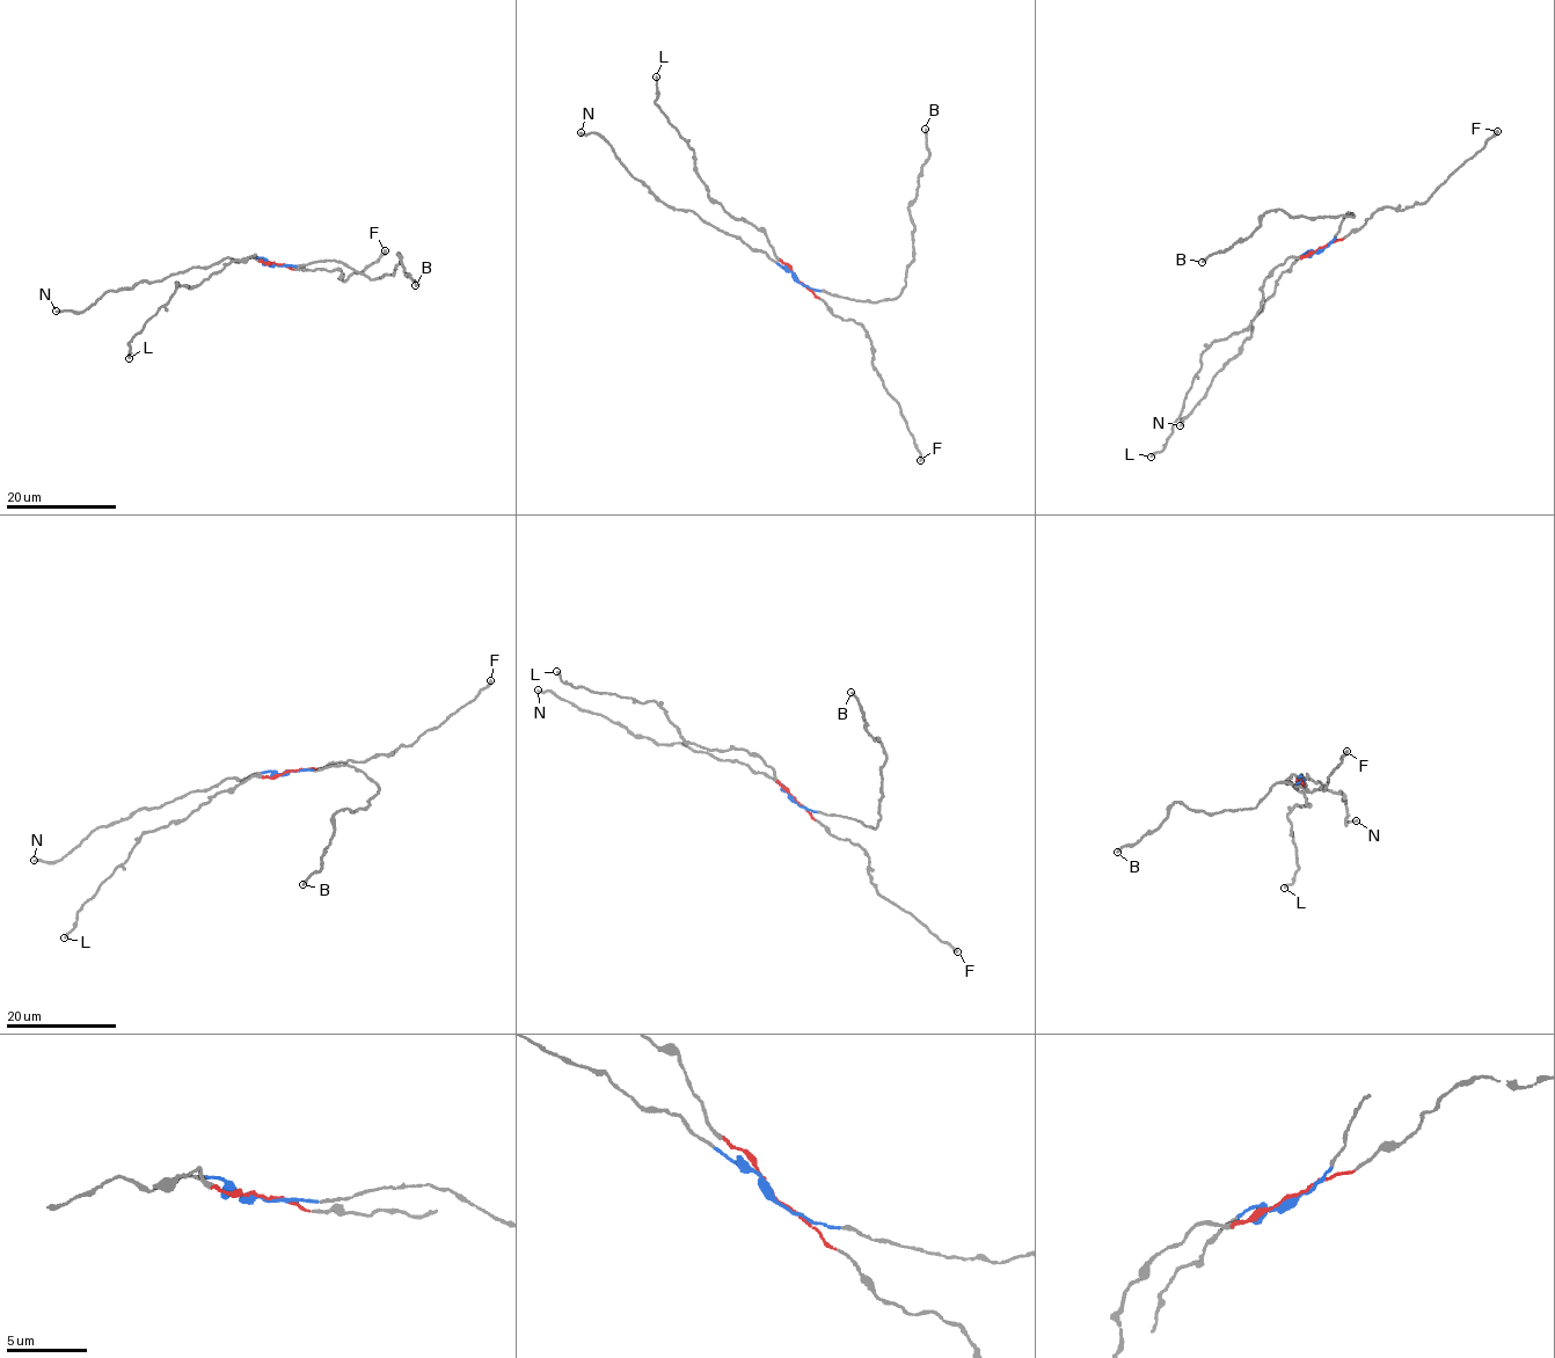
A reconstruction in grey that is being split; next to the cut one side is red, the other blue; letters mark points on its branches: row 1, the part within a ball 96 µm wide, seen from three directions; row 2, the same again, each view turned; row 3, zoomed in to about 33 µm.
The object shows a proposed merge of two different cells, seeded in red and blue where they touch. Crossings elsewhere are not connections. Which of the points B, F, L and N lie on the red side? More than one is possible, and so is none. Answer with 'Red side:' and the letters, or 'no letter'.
Red side: F, L

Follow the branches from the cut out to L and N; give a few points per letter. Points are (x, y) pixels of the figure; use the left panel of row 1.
L: (276, 263), (265, 263), (255, 254), (230, 262), (198, 284), (176, 284), (167, 304), (128, 343), (129, 357)
N: (274, 263), (257, 257), (239, 261), (226, 257), (160, 280), (140, 280), (109, 291), (81, 312), (56, 312)

